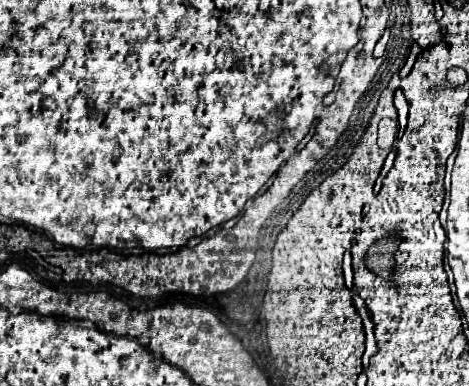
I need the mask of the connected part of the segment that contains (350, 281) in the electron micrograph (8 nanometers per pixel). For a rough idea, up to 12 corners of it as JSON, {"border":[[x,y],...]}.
{"border":[[344,255],[342,262],[345,285],[353,289],[352,256]]}

